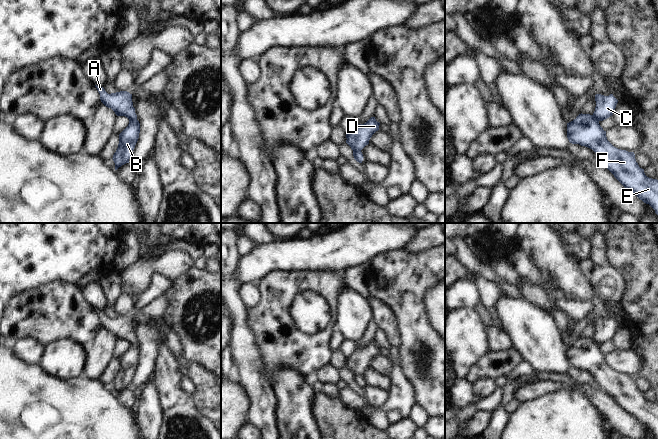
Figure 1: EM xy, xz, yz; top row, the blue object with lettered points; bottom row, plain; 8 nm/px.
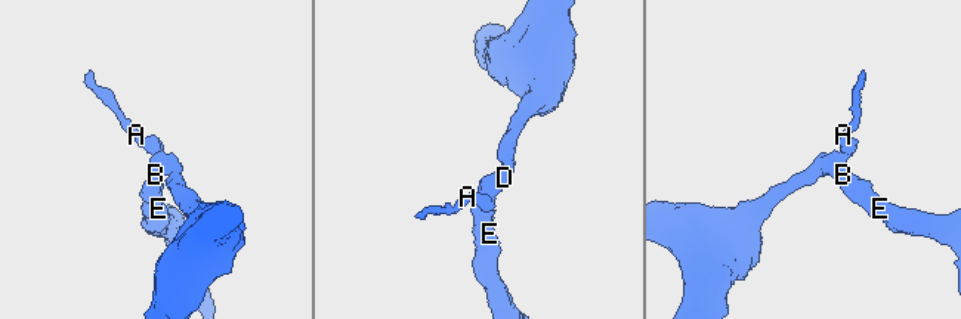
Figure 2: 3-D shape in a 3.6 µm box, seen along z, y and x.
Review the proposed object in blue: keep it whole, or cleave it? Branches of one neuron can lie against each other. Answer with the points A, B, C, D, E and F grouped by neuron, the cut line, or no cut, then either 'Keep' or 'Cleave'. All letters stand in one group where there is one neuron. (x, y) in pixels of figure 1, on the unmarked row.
Groups: A C / B D E F. Split along xy (129, 343), (137, 345). Cleave.

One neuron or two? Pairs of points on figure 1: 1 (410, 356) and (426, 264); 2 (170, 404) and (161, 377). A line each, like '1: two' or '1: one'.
1: one
2: one

